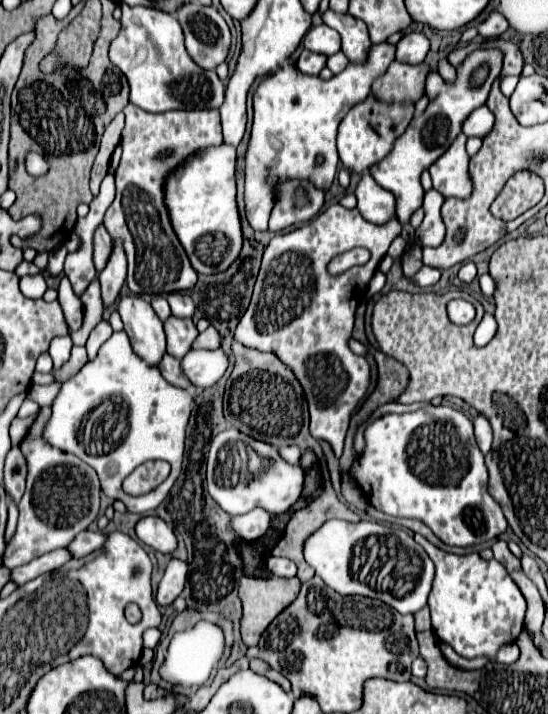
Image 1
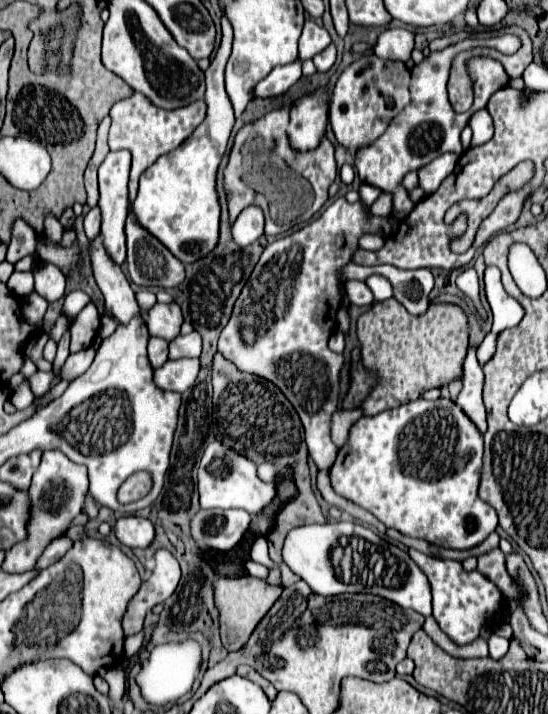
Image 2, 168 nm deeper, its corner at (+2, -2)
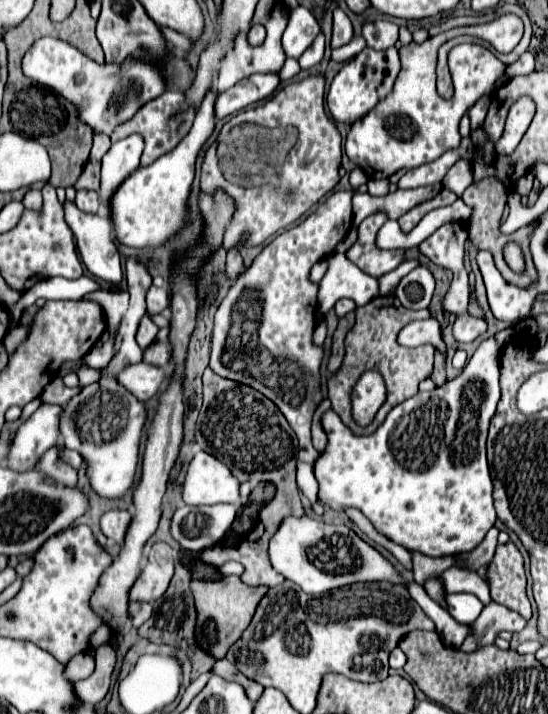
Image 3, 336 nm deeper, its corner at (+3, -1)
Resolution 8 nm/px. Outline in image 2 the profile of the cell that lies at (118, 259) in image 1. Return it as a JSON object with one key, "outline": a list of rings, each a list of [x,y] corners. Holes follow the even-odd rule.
{"outline":[[[115,150],[109,152],[99,166],[99,208],[101,208],[101,238],[107,252],[113,256],[117,264],[125,262],[125,218],[127,218],[127,208],[129,208],[129,168],[131,168],[131,156],[129,150]]]}

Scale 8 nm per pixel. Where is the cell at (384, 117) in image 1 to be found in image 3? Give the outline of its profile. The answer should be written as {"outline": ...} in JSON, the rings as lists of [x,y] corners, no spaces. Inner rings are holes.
{"outline":[[[370,47],[362,49],[356,57],[352,57],[342,65],[342,69],[336,73],[336,77],[330,83],[326,103],[332,119],[336,123],[344,123],[350,127],[352,123],[368,115],[380,101],[384,101],[392,93],[398,73],[400,73],[398,49],[394,47],[390,47],[390,51],[372,51]]]}

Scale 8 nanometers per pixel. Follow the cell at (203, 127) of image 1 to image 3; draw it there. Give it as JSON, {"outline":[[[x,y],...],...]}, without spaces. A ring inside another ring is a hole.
{"outline":[[[164,91],[160,97],[152,99],[146,105],[142,105],[138,109],[138,113],[130,121],[124,121],[122,125],[118,125],[116,131],[112,131],[112,137],[110,139],[112,141],[120,141],[120,139],[124,139],[124,137],[128,137],[132,133],[142,135],[142,139],[144,139],[144,153],[142,153],[142,159],[140,159],[140,167],[148,167],[156,157],[172,151],[172,147],[176,147],[180,143],[180,139],[184,139],[188,135],[188,131],[192,129],[192,123],[194,123],[196,111],[198,111],[194,107],[190,107],[188,111],[184,111],[184,119],[180,121],[180,125],[176,125],[176,127],[170,125],[172,115],[176,115],[182,107],[186,107],[184,93],[180,93],[180,91]]]}

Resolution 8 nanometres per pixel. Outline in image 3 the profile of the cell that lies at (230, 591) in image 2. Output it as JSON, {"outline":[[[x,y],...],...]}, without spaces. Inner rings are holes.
{"outline":[[[230,575],[218,581],[192,581],[192,593],[196,599],[198,615],[202,615],[198,631],[200,645],[208,649],[216,659],[222,659],[228,653],[228,649],[242,637],[244,627],[248,627],[248,623],[252,621],[260,599],[268,593],[268,587],[250,587],[238,575]]]}

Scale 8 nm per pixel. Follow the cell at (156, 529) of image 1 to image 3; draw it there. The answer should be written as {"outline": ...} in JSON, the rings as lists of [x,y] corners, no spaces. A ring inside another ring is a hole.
{"outline":[[[116,509],[116,511],[108,511],[108,513],[102,515],[100,527],[102,527],[102,533],[104,533],[108,539],[112,539],[112,541],[116,541],[118,545],[122,545],[126,533],[128,533],[130,521],[132,521],[132,515],[130,515],[128,511]]]}

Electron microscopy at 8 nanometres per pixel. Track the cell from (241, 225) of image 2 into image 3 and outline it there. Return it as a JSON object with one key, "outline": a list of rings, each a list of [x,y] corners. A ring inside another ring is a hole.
{"outline":[[[236,245],[232,249],[228,249],[228,261],[226,261],[226,271],[232,279],[238,277],[238,273],[242,273],[242,257],[240,257],[240,249],[242,245]]]}

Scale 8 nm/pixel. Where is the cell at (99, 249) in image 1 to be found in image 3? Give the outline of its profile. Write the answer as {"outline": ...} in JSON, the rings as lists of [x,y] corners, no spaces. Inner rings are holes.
{"outline":[[[76,191],[76,207],[84,213],[98,213],[100,199],[96,191]]]}

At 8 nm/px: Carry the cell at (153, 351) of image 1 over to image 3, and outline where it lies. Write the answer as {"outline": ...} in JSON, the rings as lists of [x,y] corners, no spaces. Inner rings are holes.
{"outline":[[[66,201],[64,205],[64,213],[66,213],[66,221],[70,225],[70,229],[74,231],[76,237],[76,245],[78,245],[78,253],[86,265],[86,269],[100,281],[104,281],[110,287],[110,293],[120,293],[122,291],[122,265],[120,265],[120,253],[114,245],[114,235],[112,235],[112,223],[104,213],[96,213],[96,215],[88,215],[84,211],[80,211],[74,203]]]}

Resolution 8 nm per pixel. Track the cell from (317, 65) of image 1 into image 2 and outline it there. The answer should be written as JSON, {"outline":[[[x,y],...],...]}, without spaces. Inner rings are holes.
{"outline":[[[295,60],[293,64],[287,64],[287,66],[273,68],[273,72],[269,72],[269,76],[265,76],[265,80],[261,80],[257,84],[257,88],[253,88],[253,98],[279,96],[279,94],[287,92],[299,78],[301,78],[301,62],[299,60]]]}

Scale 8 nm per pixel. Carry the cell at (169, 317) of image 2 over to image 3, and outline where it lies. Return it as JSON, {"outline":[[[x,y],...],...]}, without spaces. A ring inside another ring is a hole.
{"outline":[[[150,287],[148,295],[146,295],[146,303],[148,303],[148,315],[158,315],[164,309],[168,309],[168,293],[162,287]]]}

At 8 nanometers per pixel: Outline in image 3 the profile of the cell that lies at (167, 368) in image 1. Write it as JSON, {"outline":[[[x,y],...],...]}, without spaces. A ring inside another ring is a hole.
{"outline":[[[144,317],[140,321],[140,331],[136,333],[136,341],[140,343],[140,347],[148,349],[156,341],[156,335],[158,335],[158,327],[152,323],[150,317]]]}

